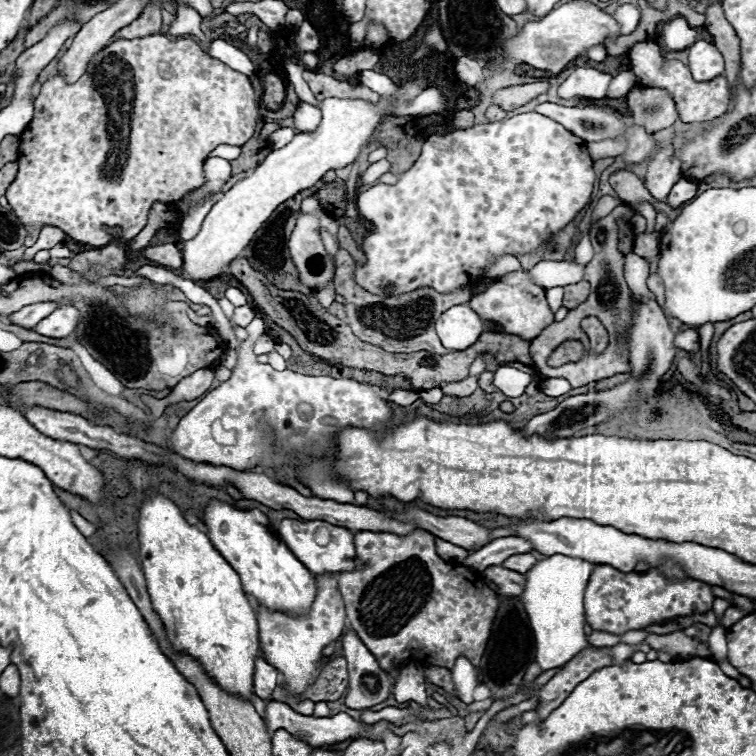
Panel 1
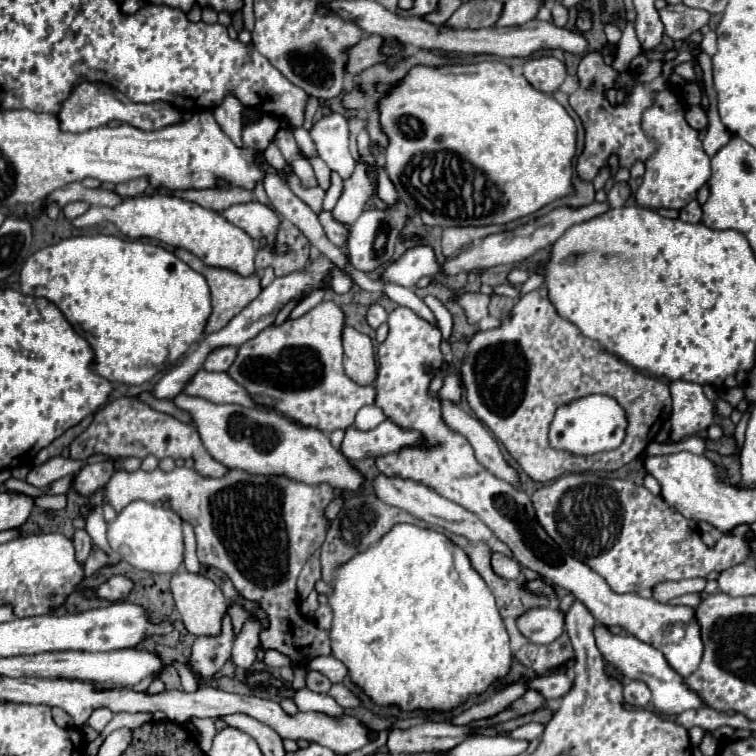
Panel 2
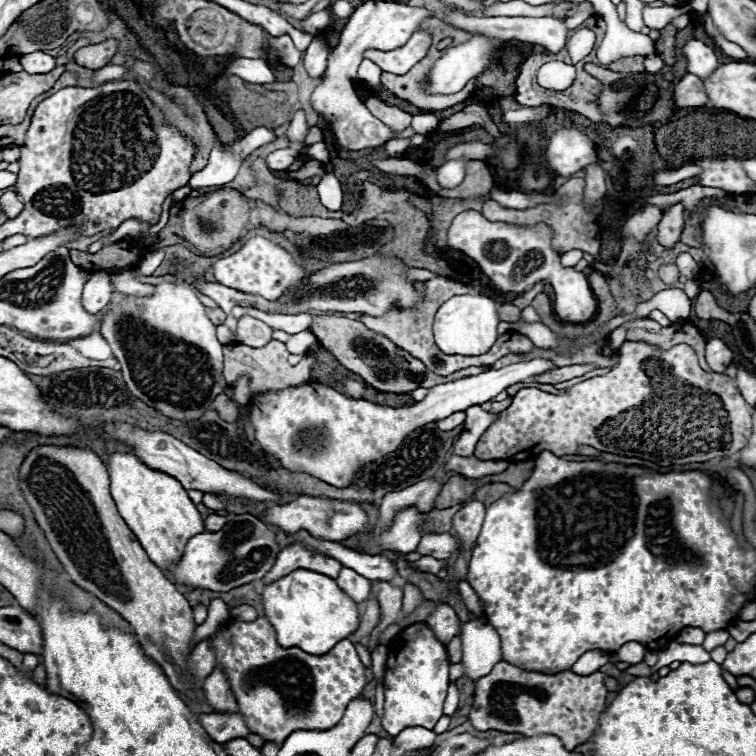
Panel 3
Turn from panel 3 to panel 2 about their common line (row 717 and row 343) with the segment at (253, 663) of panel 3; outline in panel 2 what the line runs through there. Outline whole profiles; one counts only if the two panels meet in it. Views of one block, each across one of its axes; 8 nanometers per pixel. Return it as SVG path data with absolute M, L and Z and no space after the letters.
M332 300L320 302L316 308L306 312L300 318L288 318L284 324L268 326L264 328L256 338L248 340L238 348L238 356L234 364L228 368L228 376L242 384L246 392L262 406L274 408L286 418L300 422L302 426L318 428L326 434L334 430L346 430L354 424L356 412L374 402L374 386L358 386L352 382L342 366L342 330L346 326L346 314L344 310L334 304Z

